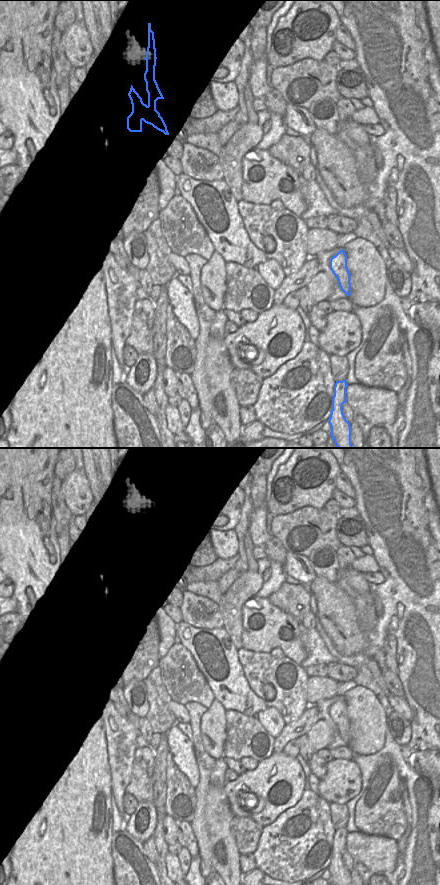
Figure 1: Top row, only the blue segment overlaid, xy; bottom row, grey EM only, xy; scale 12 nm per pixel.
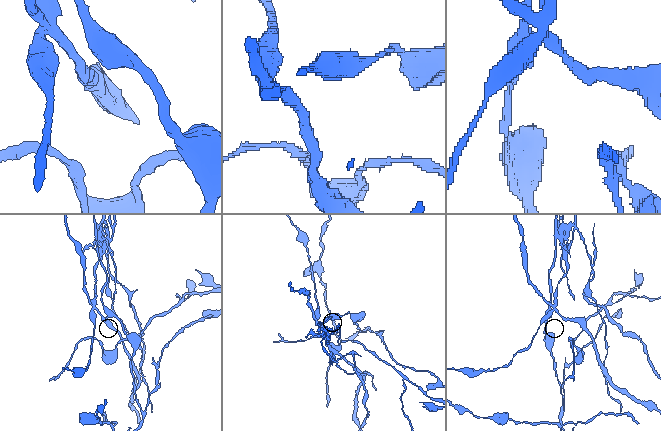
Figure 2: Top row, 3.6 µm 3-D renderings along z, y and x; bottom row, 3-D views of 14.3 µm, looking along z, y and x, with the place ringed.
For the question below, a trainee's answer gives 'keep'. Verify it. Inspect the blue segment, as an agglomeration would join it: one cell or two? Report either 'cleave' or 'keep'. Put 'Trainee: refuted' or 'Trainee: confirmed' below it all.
cleave
Trainee: refuted

